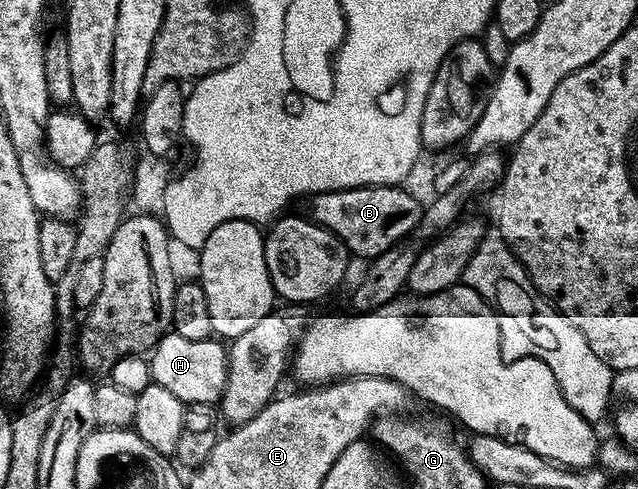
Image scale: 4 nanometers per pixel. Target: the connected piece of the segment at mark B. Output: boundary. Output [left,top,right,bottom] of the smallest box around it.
[309,184,423,262]

